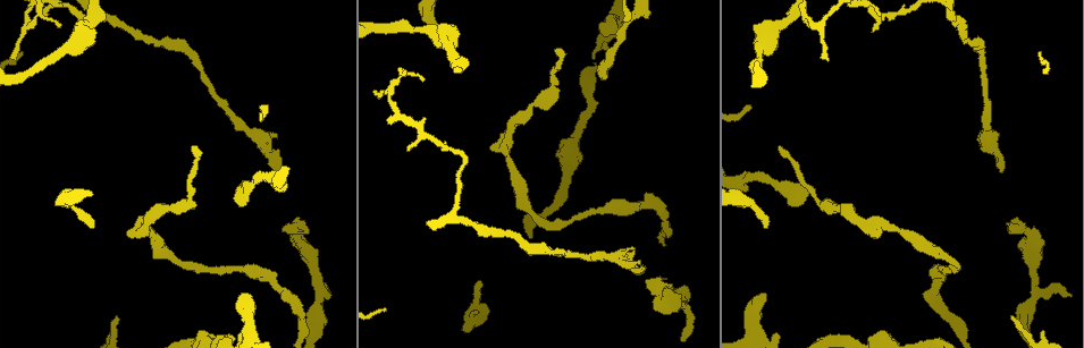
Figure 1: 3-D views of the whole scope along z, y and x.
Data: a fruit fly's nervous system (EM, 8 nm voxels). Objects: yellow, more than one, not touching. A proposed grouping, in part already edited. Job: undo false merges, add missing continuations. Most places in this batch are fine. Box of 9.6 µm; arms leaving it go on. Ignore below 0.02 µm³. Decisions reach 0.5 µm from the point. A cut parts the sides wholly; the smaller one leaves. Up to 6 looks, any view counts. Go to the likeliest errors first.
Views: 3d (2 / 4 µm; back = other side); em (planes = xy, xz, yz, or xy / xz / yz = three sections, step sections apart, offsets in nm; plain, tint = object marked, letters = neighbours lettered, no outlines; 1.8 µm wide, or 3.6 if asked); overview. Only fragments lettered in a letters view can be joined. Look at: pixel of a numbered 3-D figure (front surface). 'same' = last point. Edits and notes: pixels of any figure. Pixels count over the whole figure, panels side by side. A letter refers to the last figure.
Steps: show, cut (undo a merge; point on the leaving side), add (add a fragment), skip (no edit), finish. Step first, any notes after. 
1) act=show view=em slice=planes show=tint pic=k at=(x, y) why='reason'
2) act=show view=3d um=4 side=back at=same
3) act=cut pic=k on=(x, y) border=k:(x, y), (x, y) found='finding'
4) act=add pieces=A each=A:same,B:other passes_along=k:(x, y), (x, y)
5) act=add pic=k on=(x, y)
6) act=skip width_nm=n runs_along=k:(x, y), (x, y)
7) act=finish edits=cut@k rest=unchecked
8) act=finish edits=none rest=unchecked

act=show view=em slice=planes show=plain pic=1 at=(764, 228) why='long arm stops here'

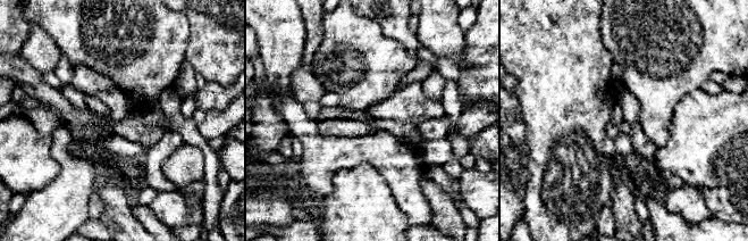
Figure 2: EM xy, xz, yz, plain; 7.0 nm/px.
act=show view=em slice=planes show=letters at=same

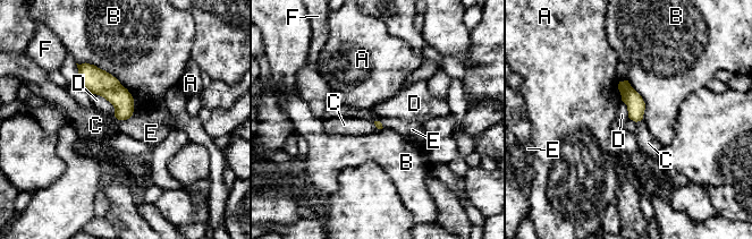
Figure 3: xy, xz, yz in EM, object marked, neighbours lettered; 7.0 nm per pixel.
act=skip longest_contact=B:500nm each=A:other,B:other,C:other,D:other,E:other,F:other found='none of them fits'

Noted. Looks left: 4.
act=show view=em slice=planes show=tint pic=1 at=(240, 188) why='free end'

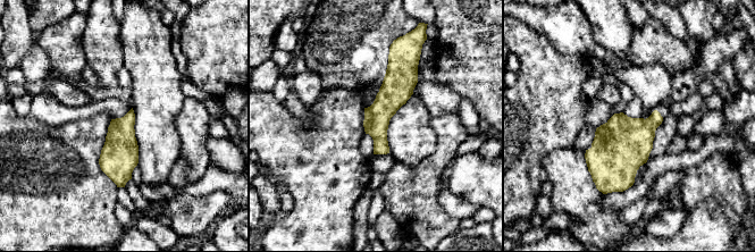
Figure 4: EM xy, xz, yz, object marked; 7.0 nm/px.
act=show view=em slice=planes show=letters at=same

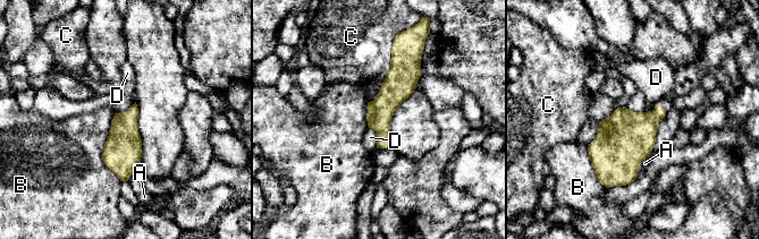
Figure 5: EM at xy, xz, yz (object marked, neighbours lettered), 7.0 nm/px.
act=skip longest_contact=B:440nm each=A:other,B:other,C:other,D:other found='none of them fits'

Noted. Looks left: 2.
act=show view=3d um=2 pic=1 at=(765, 294)

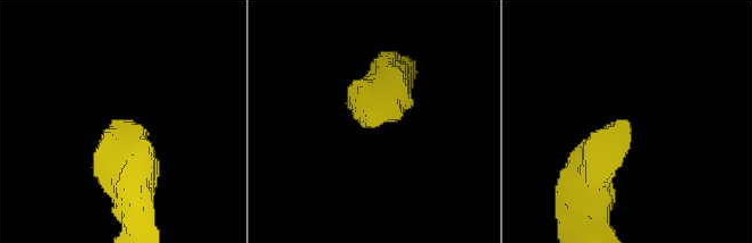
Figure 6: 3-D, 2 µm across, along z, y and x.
act=show view=em slice=planes show=letters pic=6 at=(369, 122)

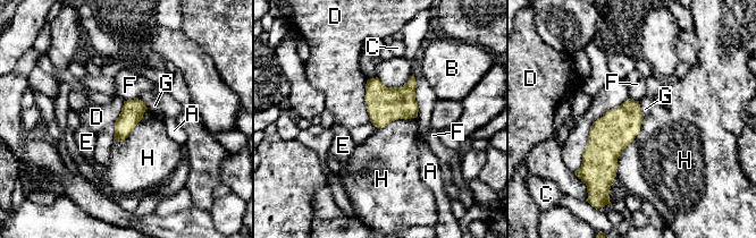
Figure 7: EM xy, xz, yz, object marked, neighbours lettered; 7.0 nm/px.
act=skip longest_contact=H:460nm each=A:other,B:other,C:other,D:other,E:other,F:other,G:other,H:other border=7:(644, 117), (618, 159), (615, 176) found='no lettered fragment goes on from it'

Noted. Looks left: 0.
act=finish edits=none rest=unchecked

